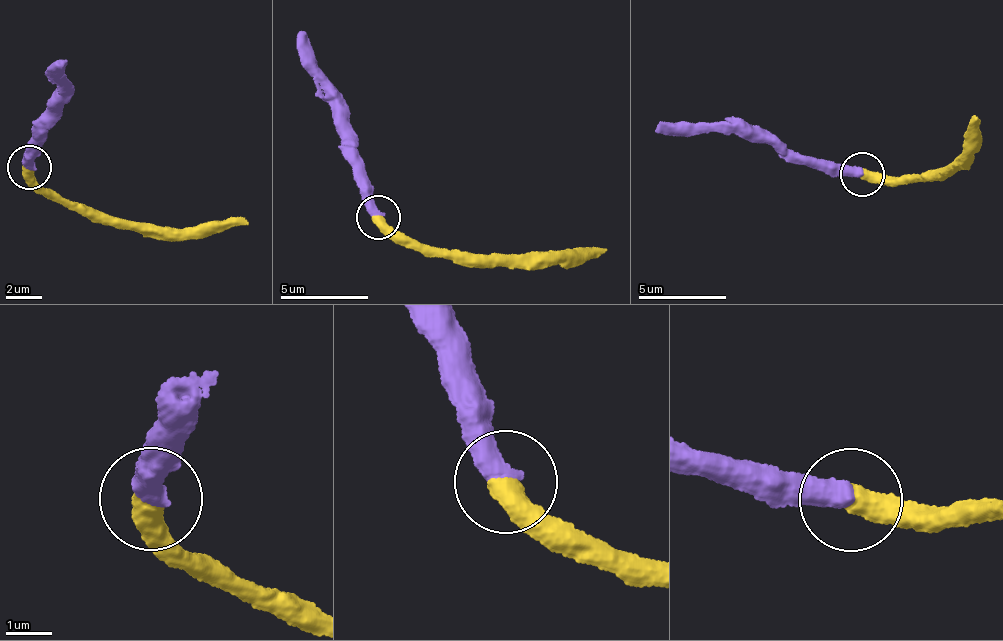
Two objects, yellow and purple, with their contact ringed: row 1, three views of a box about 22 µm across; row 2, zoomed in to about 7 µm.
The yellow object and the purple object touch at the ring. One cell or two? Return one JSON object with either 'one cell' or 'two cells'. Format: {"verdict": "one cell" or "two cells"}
{"verdict": "one cell"}

